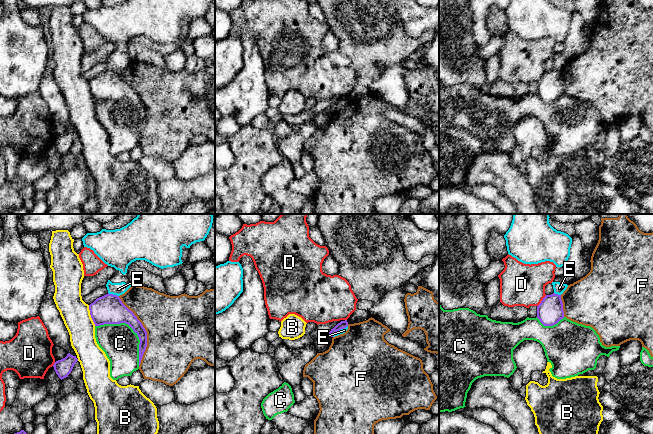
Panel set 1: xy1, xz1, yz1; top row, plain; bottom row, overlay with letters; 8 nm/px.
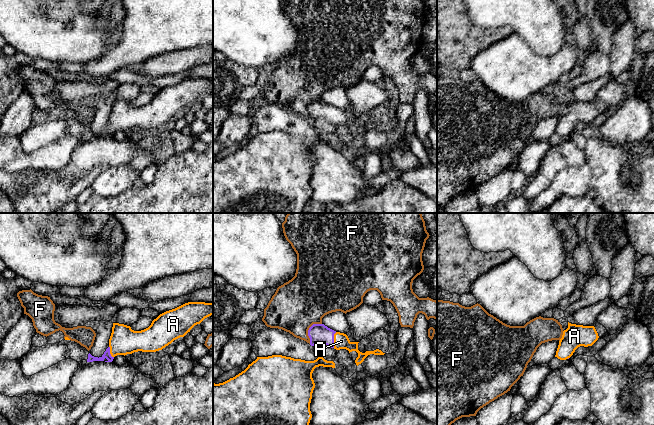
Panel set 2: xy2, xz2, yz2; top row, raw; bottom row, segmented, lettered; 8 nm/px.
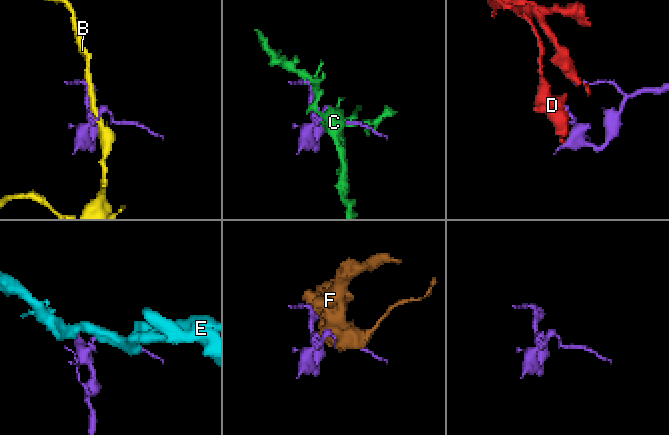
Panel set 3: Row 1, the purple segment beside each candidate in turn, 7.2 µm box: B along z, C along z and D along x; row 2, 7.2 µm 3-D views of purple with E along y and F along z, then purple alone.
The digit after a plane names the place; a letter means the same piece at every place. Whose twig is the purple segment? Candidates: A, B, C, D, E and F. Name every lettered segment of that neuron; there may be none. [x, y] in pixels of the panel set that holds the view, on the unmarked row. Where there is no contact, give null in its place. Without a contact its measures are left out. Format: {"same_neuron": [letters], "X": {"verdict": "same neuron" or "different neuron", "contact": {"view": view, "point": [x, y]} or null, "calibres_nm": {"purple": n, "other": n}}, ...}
{"same_neuron": ["A"], "A": {"verdict": "same neuron", "contact": {"view": "xz2", "point": [333, 116]}, "calibres_nm": {"purple": 160, "other": 130}}, "B": {"verdict": "different neuron", "contact": {"view": "xy1", "point": [90, 90]}, "calibres_nm": {"purple": 240, "other": 220}}, "C": {"verdict": "different neuron", "contact": {"view": "xy1", "point": [132, 104]}, "calibres_nm": {"purple": 240, "other": 300}}, "D": {"verdict": "different neuron", "contact": {"view": "yz1", "point": [541, 77]}, "calibres_nm": {"purple": 200, "other": 340}}, "E": {"verdict": "different neuron", "contact": {"view": "xy1", "point": [112, 70]}, "calibres_nm": {"purple": 240, "other": 100}}, "F": {"verdict": "different neuron", "contact": {"view": "xy1", "point": [145, 107]}, "calibres_nm": {"purple": 150, "other": 480}}}

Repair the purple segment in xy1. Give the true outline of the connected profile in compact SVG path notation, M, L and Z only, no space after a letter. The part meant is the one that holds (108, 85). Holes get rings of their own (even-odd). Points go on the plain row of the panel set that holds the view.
M108 69L99 73L89 81L89 86L95 102L126 99L133 105L140 116L140 142L143 130L147 123L147 108L134 89L122 79L119 72Z

